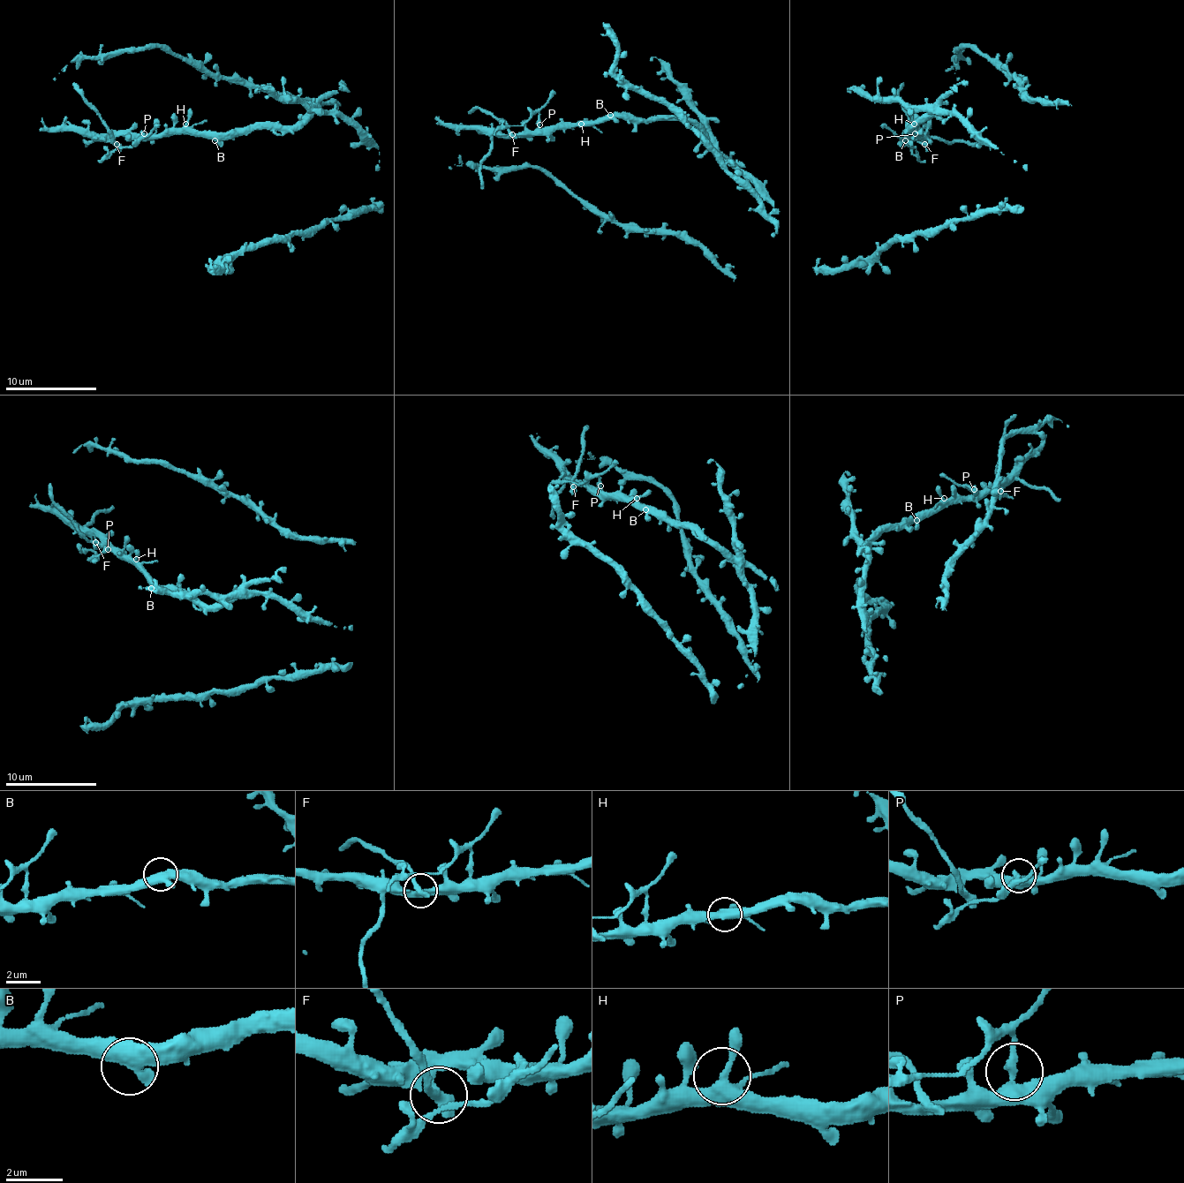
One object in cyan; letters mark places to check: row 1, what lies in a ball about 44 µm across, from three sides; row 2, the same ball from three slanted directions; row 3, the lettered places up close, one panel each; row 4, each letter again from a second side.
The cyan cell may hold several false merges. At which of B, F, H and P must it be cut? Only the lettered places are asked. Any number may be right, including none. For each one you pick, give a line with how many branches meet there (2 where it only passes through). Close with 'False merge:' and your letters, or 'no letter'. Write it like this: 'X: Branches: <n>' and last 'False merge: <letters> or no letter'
F: Branches: 2
P: Branches: 2
False merge: F, P

